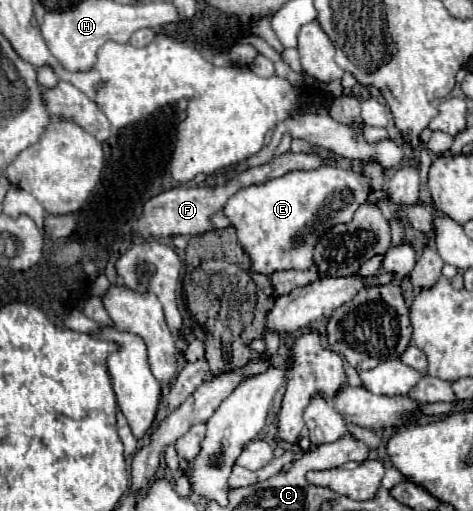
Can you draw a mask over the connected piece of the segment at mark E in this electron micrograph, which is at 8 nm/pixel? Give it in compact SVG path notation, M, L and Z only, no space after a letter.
M336 166L292 170L280 178L240 188L222 208L238 232L238 242L250 256L250 272L272 276L280 270L314 268L314 246L320 236L340 222L350 222L360 204L368 200L370 182L364 174Z

